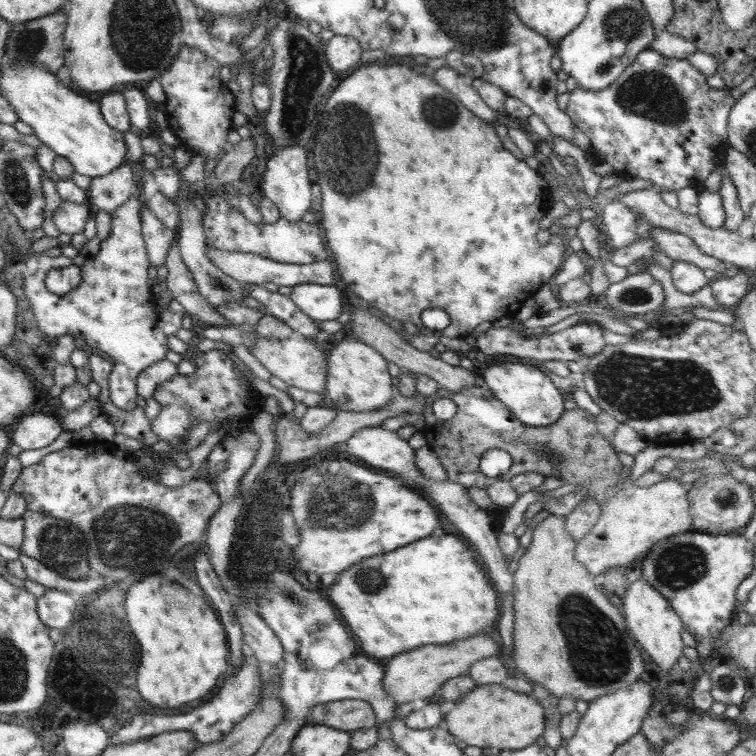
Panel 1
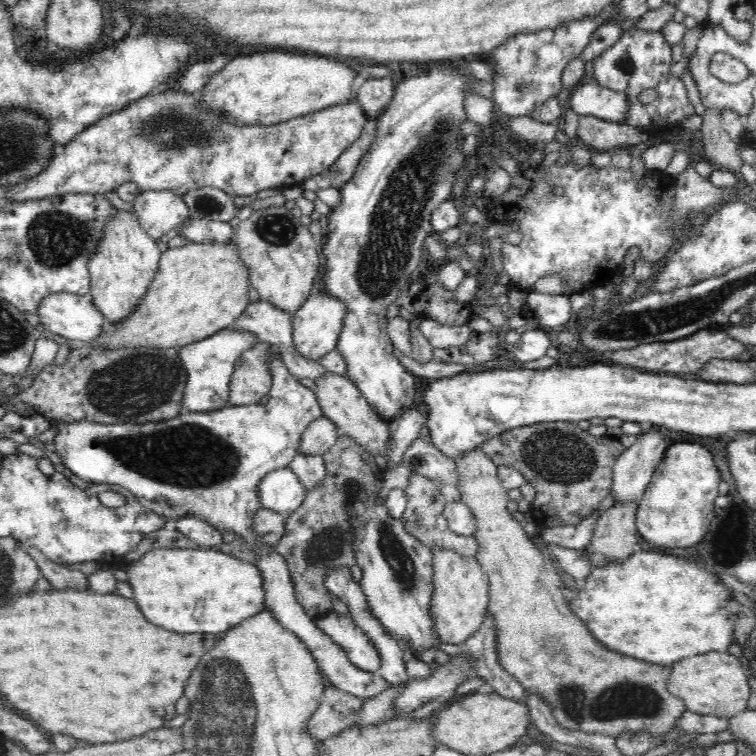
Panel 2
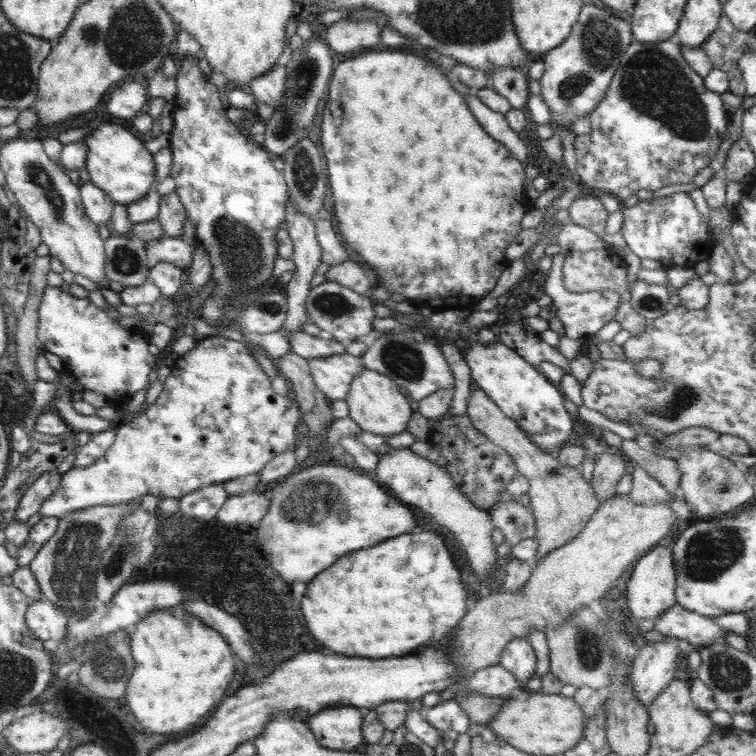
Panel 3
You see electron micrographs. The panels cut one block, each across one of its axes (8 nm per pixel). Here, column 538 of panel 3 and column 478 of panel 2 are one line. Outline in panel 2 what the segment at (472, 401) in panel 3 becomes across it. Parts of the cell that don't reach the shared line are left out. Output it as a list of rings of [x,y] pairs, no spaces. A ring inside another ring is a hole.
[[[476,448],[471,452],[465,453],[460,457],[456,457],[456,470],[458,471],[459,483],[457,484],[457,490],[460,492],[461,502],[470,508],[470,511],[476,518],[476,528],[473,537],[478,543],[477,559],[480,562],[480,566],[486,573],[489,584],[489,605],[487,608],[487,614],[491,614],[493,619],[496,620],[496,634],[497,634],[497,650],[498,657],[500,658],[500,664],[529,692],[530,694],[537,694],[550,708],[554,718],[564,727],[570,730],[582,731],[588,734],[598,733],[608,736],[617,736],[620,733],[626,731],[648,731],[650,735],[661,735],[670,732],[673,728],[673,724],[682,716],[682,713],[686,710],[686,705],[681,698],[674,696],[670,690],[667,689],[666,678],[670,676],[670,668],[662,668],[662,666],[654,666],[654,664],[648,664],[646,662],[638,662],[634,658],[626,658],[622,654],[616,654],[612,650],[606,650],[600,642],[596,642],[594,634],[590,634],[588,626],[572,612],[570,609],[570,602],[566,601],[564,592],[560,588],[564,586],[562,578],[558,574],[558,567],[554,567],[552,559],[548,555],[544,555],[538,547],[534,545],[528,533],[524,530],[523,524],[520,524],[516,518],[512,517],[511,512],[507,510],[508,503],[508,491],[502,486],[500,477],[498,476],[496,463],[488,457],[488,455],[482,452],[482,449]]]

